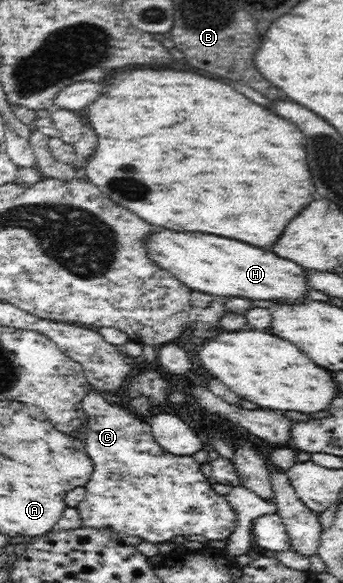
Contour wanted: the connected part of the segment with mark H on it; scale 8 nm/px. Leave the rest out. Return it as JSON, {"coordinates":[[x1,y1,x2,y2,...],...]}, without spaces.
{"coordinates":[[164,229,150,235,146,243,149,257,192,291,228,298,268,299,282,304,304,302,309,293,308,275,300,265,242,241,206,233,176,233]]}

